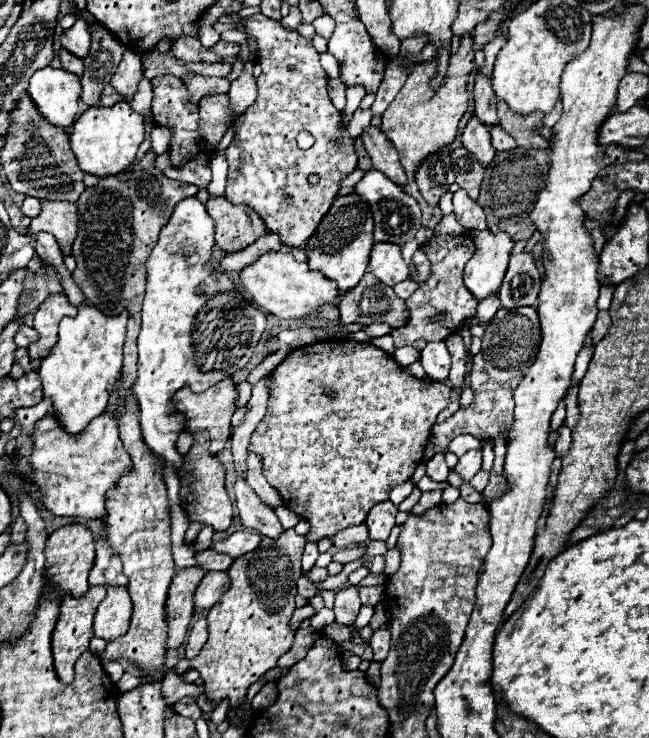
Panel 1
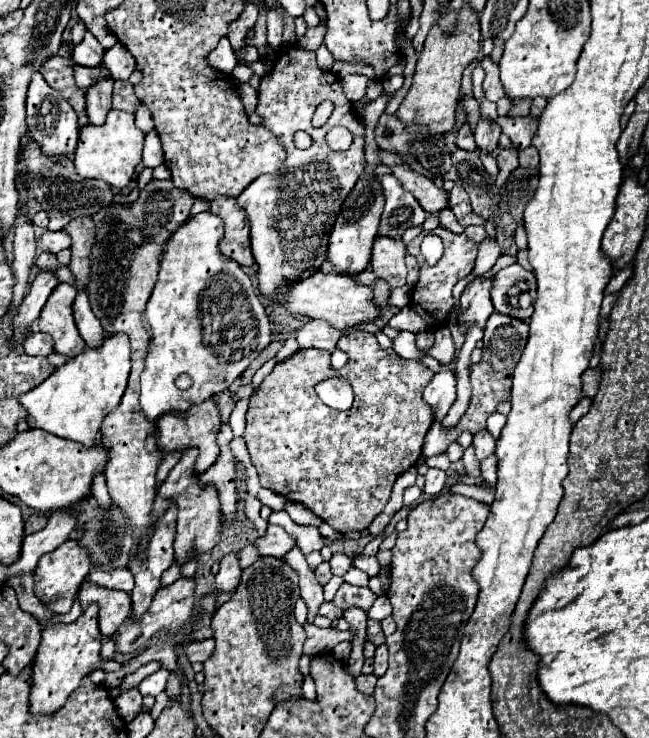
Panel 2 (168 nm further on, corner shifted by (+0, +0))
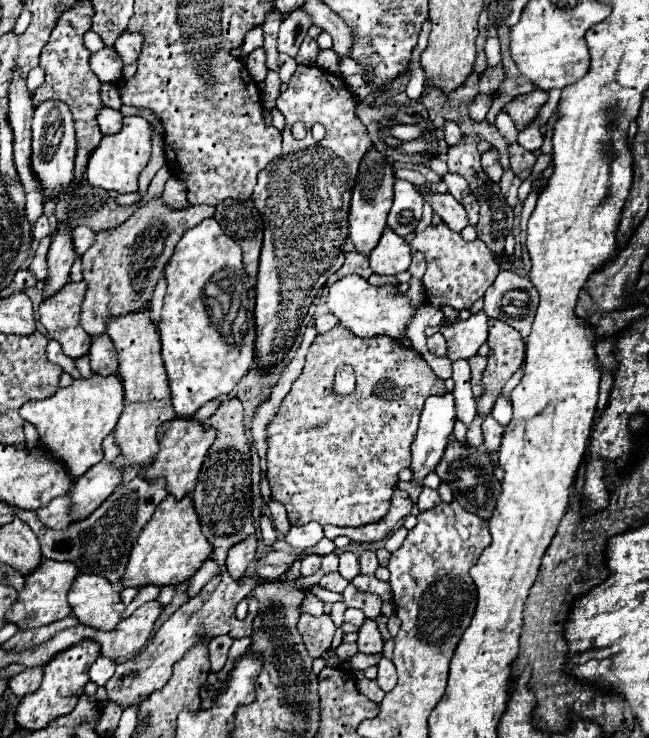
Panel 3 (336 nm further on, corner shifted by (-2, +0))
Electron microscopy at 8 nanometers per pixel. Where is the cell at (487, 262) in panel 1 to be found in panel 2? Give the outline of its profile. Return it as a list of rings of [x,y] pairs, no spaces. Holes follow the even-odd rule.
[[[476,278],[466,286],[460,298],[460,316],[458,316],[458,322],[464,324],[466,330],[470,330],[472,324],[478,324],[480,328],[484,328],[486,320],[494,312],[490,290],[492,290],[492,278],[488,280]]]

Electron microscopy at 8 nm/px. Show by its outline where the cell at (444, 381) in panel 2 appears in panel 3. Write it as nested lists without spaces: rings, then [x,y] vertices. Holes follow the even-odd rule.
[[[444,392],[440,396],[430,396],[424,404],[420,416],[420,428],[416,440],[412,444],[412,470],[414,480],[422,484],[422,478],[430,474],[440,462],[446,438],[452,434],[456,422],[456,402],[452,392]]]

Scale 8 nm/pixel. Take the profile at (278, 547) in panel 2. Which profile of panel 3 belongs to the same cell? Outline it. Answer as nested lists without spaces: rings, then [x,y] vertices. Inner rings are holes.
[[[310,522],[304,526],[290,526],[290,530],[284,534],[284,540],[292,548],[304,550],[304,548],[312,548],[322,536],[324,536],[322,526],[316,522]]]

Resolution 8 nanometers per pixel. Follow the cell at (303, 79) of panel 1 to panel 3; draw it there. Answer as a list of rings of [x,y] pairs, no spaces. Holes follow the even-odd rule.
[[[298,64],[288,90],[276,100],[278,110],[286,118],[284,150],[278,160],[258,174],[258,184],[254,186],[252,202],[258,208],[264,222],[264,244],[260,252],[260,268],[256,282],[256,328],[258,328],[258,366],[272,366],[280,362],[288,348],[294,344],[302,318],[306,316],[312,300],[318,296],[318,290],[326,284],[328,276],[334,274],[344,262],[344,244],[346,244],[346,216],[350,208],[352,186],[358,174],[358,166],[366,152],[372,148],[366,126],[356,114],[356,98],[348,90],[342,78],[324,72],[318,66]],[[304,122],[306,128],[320,122],[326,128],[326,138],[314,142],[310,130],[304,140],[292,138],[292,126]]]

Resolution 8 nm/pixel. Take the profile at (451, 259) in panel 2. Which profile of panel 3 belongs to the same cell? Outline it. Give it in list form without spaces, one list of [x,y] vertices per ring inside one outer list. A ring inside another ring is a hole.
[[[446,224],[440,226],[428,226],[422,234],[414,236],[410,240],[410,246],[422,254],[426,254],[426,274],[422,278],[424,290],[426,290],[426,302],[430,306],[442,308],[442,306],[454,306],[454,308],[470,308],[494,282],[494,278],[500,272],[496,254],[482,242],[464,242],[462,236],[454,230],[450,230]]]

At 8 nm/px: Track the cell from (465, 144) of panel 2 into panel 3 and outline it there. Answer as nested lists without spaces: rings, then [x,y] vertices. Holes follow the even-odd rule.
[[[446,122],[444,138],[446,138],[448,146],[454,146],[454,144],[458,144],[464,138],[464,134],[462,134],[462,130],[460,130],[460,126],[456,122]]]

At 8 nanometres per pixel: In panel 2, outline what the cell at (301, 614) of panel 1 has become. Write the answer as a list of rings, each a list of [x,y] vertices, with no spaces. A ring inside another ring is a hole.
[[[324,602],[320,606],[320,614],[326,616],[326,618],[330,618],[330,620],[336,620],[336,618],[342,618],[344,616],[344,610],[342,608],[336,608],[332,602]]]

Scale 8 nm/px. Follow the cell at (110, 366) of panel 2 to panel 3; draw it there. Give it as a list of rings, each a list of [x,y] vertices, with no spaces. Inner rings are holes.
[[[120,374],[76,378],[68,388],[58,388],[44,400],[28,400],[20,406],[20,416],[38,428],[40,442],[68,464],[72,478],[82,476],[90,466],[102,460],[102,440],[114,430],[124,410],[124,386]]]

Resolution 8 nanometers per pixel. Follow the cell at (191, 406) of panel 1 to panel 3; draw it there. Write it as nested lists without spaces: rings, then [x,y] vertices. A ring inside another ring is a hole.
[[[174,418],[174,420],[168,420],[160,426],[160,436],[162,436],[162,440],[158,440],[160,450],[154,456],[152,466],[146,468],[146,472],[142,472],[142,474],[148,480],[156,480],[160,476],[164,476],[166,478],[166,490],[170,494],[174,494],[176,498],[186,496],[196,486],[202,462],[204,462],[210,446],[216,440],[216,432],[214,432],[214,428],[204,428],[204,424],[198,422],[196,418],[188,418],[188,420],[186,418]]]

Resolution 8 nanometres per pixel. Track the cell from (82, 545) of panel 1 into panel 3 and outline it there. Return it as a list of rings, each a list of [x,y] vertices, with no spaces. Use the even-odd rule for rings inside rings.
[[[44,558],[40,562],[40,566],[26,576],[26,588],[22,588],[18,592],[18,600],[12,606],[12,610],[8,612],[6,620],[14,622],[22,630],[26,630],[26,628],[38,628],[38,626],[50,624],[54,620],[60,620],[64,616],[72,614],[72,608],[70,608],[66,596],[78,574],[80,574],[80,570],[72,562],[58,562],[58,560]]]

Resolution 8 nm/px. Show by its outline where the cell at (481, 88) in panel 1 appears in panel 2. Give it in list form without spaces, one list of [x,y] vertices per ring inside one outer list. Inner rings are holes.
[[[480,118],[478,126],[476,126],[476,132],[474,132],[474,138],[476,138],[476,146],[478,150],[490,154],[498,148],[498,138],[500,138],[500,126],[496,122],[490,122],[490,120],[484,120]]]

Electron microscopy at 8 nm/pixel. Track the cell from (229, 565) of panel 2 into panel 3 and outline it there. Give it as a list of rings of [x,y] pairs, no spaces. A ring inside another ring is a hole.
[[[250,536],[244,542],[238,542],[236,546],[230,548],[226,558],[226,570],[234,580],[240,580],[244,576],[248,564],[254,560],[254,552],[256,552],[256,536]]]

